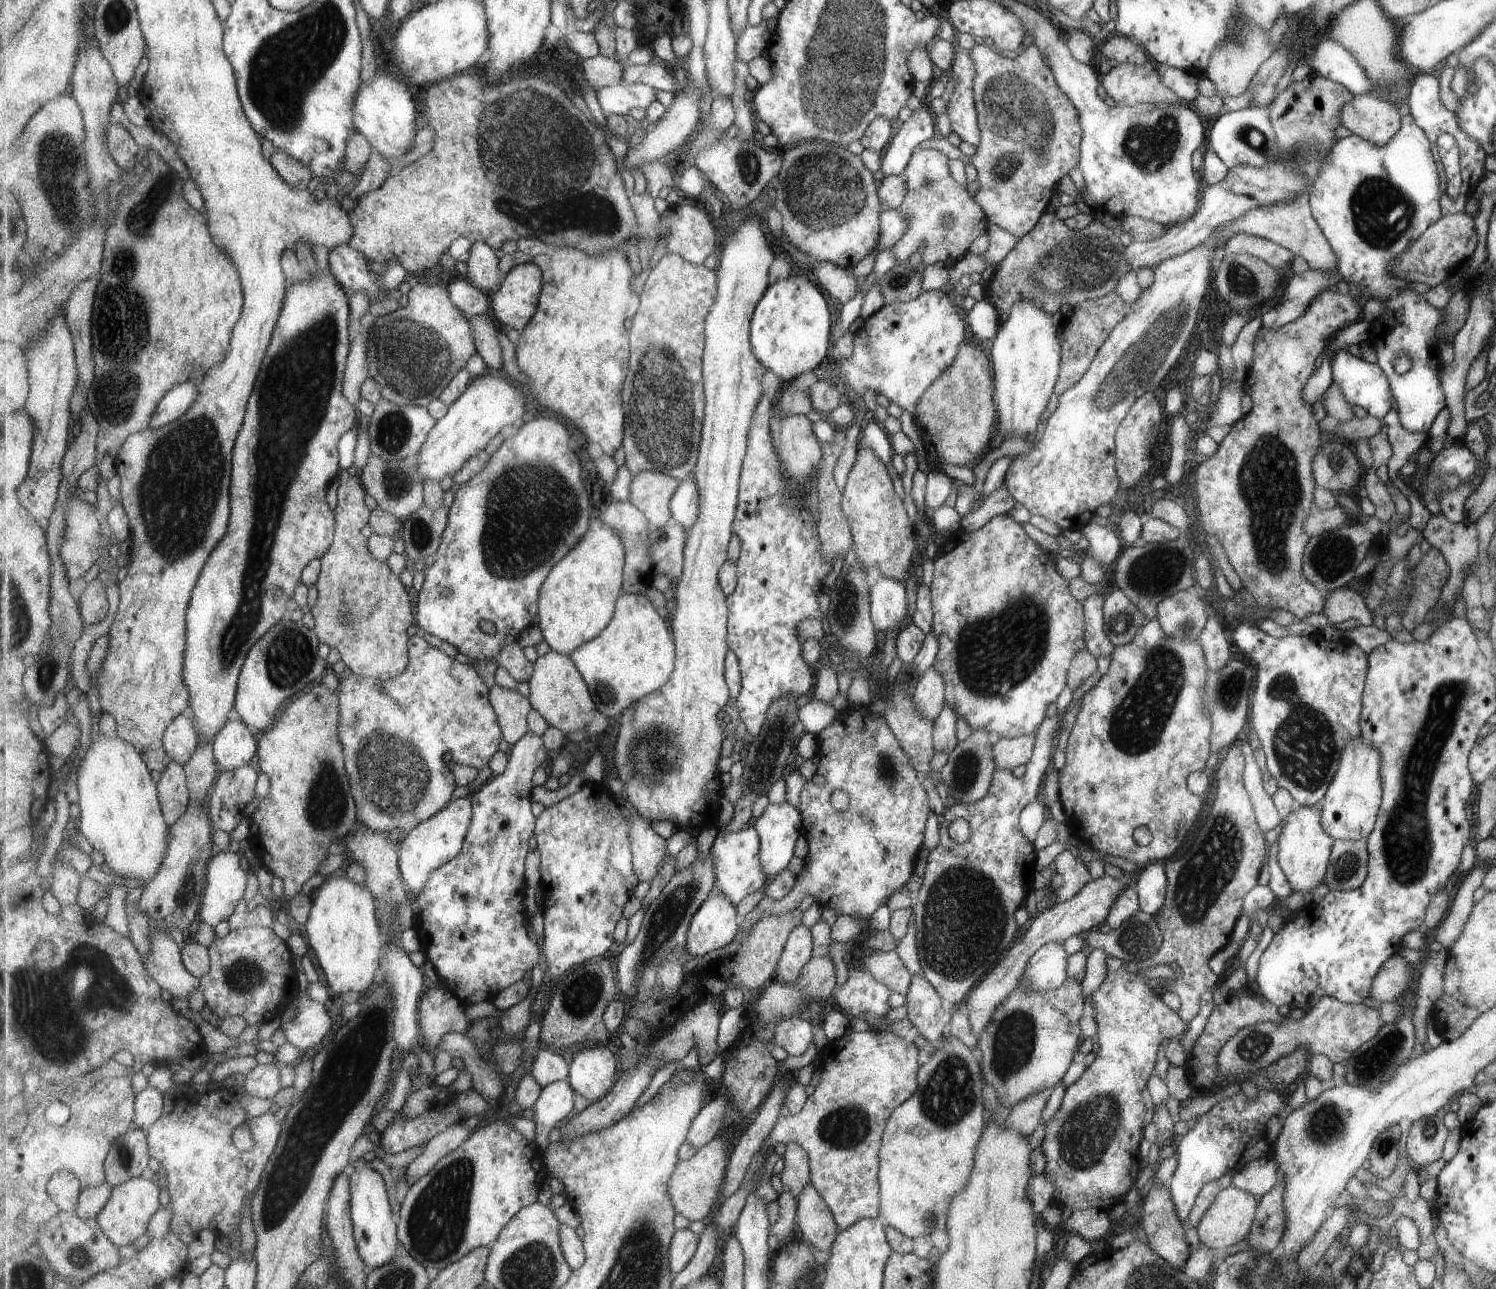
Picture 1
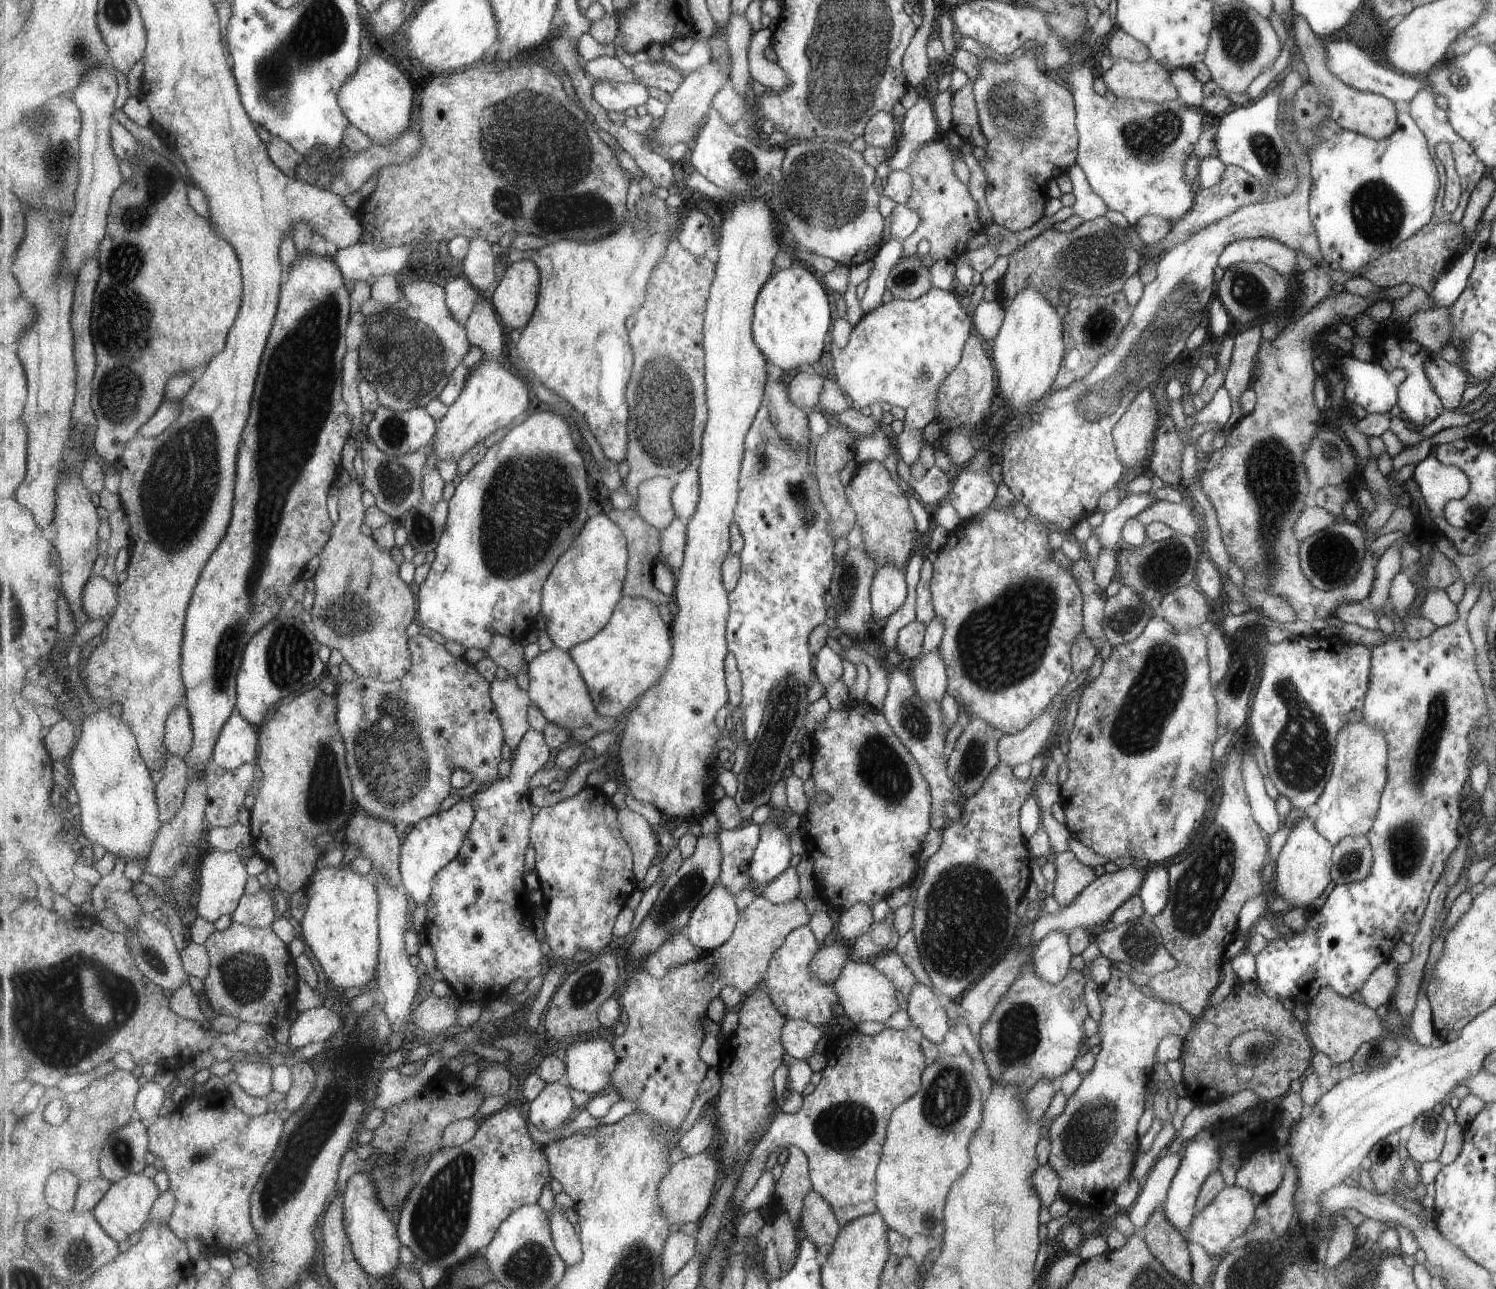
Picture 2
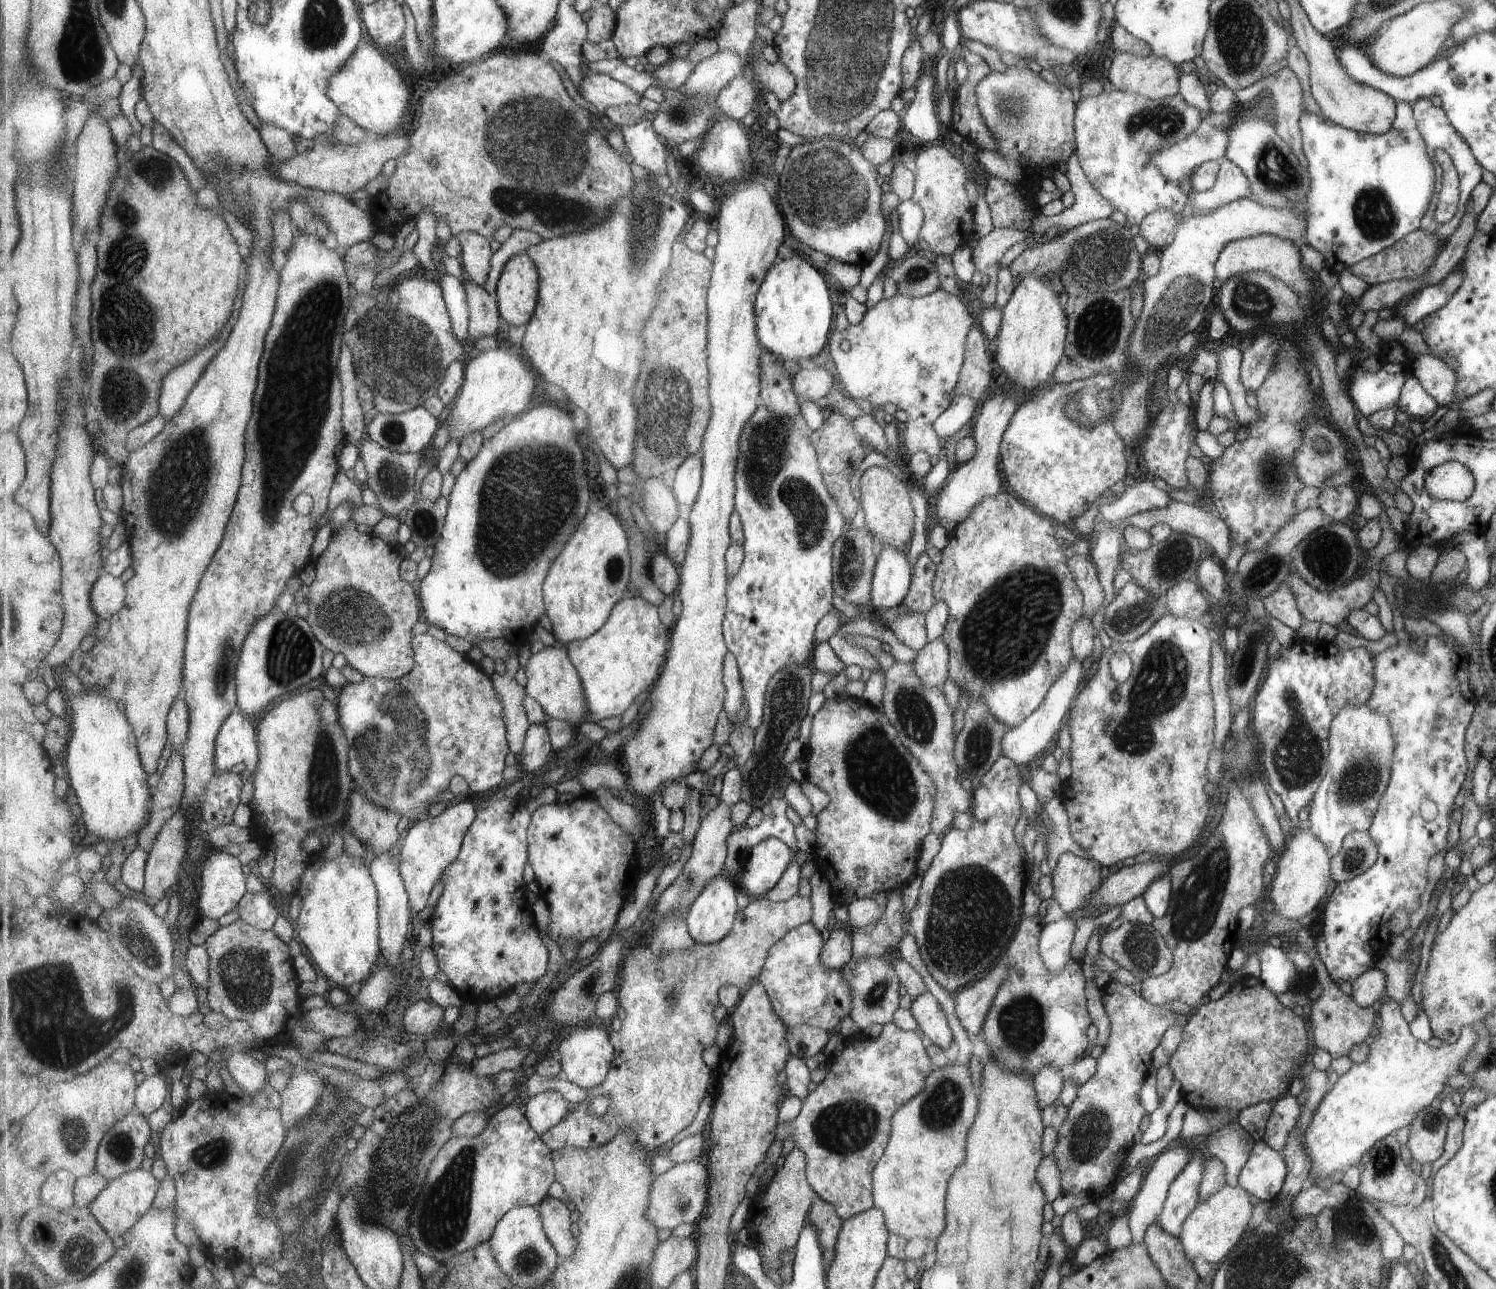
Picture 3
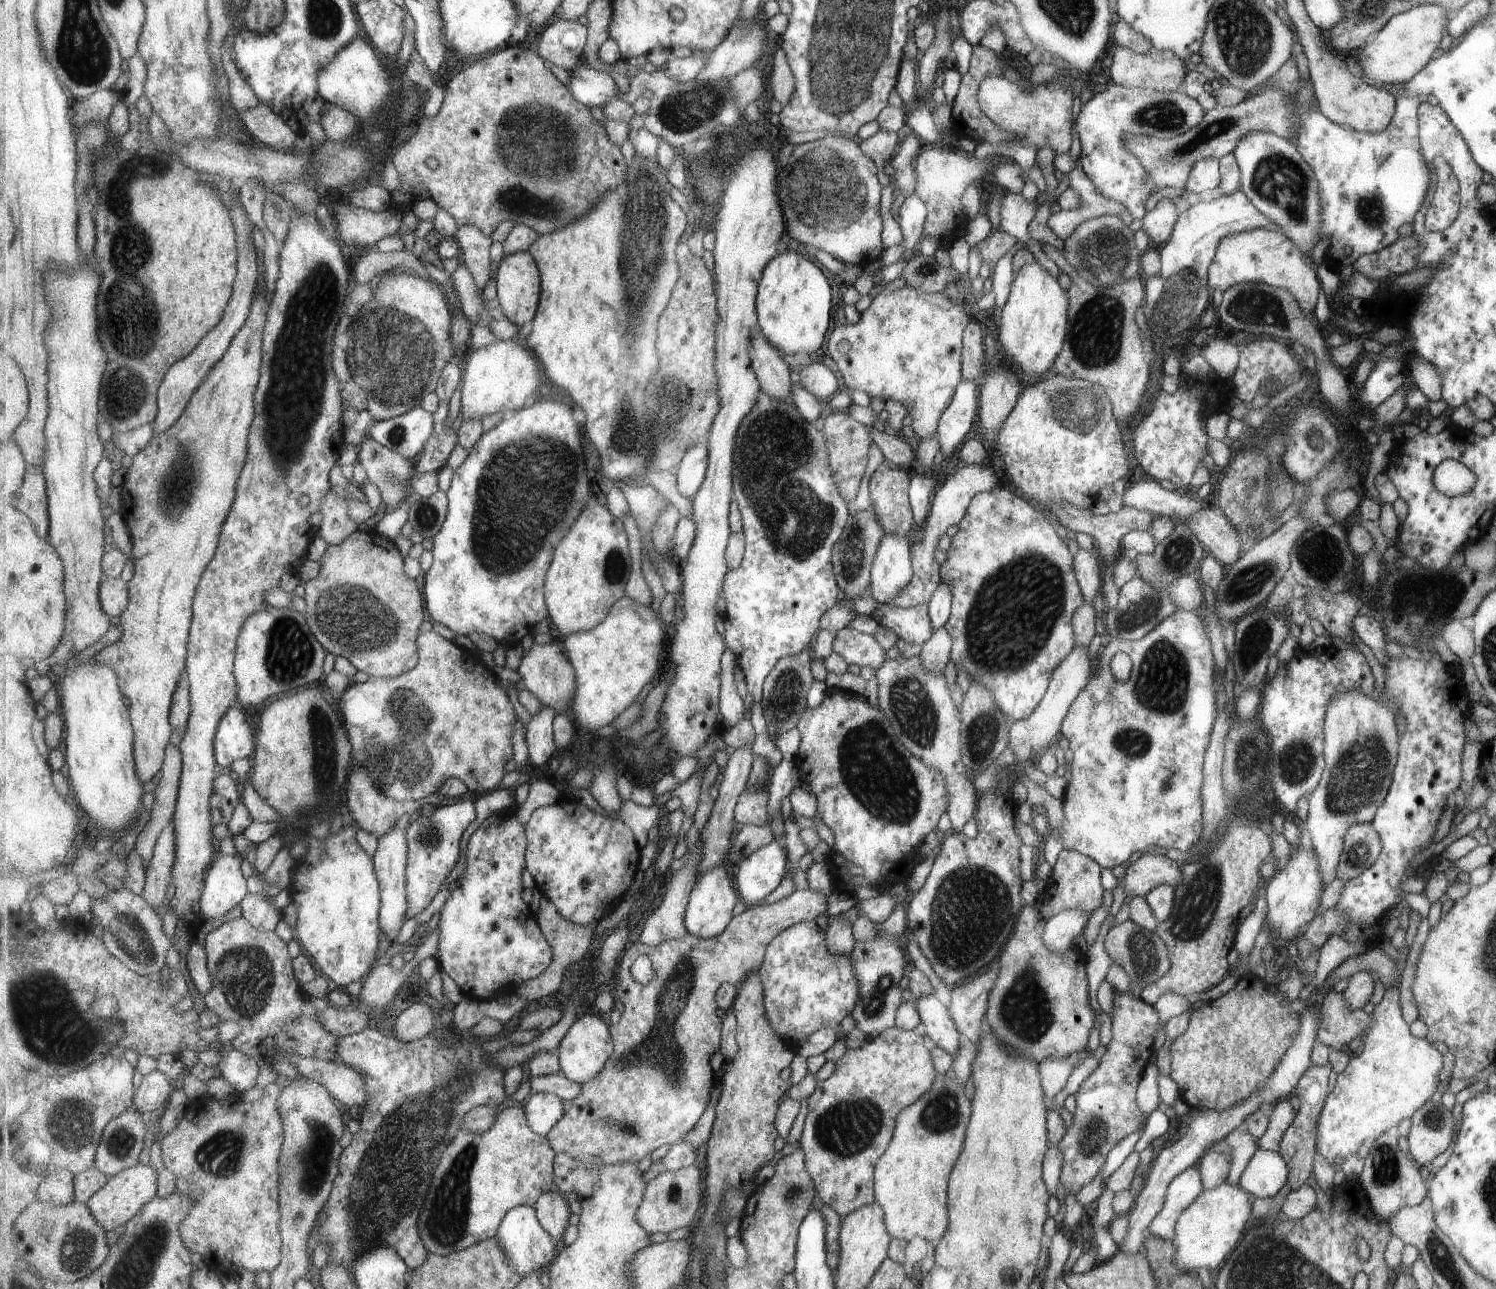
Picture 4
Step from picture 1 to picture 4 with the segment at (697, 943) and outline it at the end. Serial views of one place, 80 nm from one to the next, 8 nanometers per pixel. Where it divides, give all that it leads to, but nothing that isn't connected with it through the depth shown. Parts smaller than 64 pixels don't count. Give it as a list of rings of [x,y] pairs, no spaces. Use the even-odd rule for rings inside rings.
[[[719,865],[697,880],[697,884],[690,894],[690,903],[686,910],[686,927],[689,932],[704,939],[719,936],[725,932],[736,915],[734,910],[737,902],[739,902],[737,890],[727,874],[727,868]]]

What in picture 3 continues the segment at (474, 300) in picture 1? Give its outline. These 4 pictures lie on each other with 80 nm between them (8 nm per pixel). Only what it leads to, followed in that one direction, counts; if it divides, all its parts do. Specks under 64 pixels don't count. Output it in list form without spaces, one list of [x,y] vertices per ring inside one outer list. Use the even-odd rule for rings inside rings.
[[[448,275],[444,278],[441,286],[444,288],[444,295],[452,318],[454,332],[461,340],[468,343],[470,327],[470,306],[466,293],[465,280]]]

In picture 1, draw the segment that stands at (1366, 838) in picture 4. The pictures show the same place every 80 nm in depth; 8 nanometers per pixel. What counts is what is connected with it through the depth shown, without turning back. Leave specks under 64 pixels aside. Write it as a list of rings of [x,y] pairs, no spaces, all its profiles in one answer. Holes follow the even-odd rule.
[[[1366,838],[1333,842],[1325,870],[1324,884],[1330,890],[1352,890],[1362,886],[1368,873]]]

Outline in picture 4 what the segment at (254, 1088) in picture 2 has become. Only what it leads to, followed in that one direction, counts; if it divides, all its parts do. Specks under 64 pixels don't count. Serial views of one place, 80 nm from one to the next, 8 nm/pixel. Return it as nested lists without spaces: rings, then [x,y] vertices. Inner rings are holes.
[[[235,1048],[228,1053],[222,1053],[217,1066],[221,1070],[222,1077],[236,1088],[238,1094],[251,1090],[257,1084],[261,1072],[255,1057],[250,1057]]]

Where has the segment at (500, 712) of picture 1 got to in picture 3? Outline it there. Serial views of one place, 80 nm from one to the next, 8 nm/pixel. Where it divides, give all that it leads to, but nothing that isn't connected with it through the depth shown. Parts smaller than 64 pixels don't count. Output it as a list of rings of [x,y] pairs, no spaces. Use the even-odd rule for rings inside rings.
[[[513,655],[506,660],[507,668],[503,674],[494,673],[491,677],[501,704],[504,707],[504,719],[508,728],[510,750],[518,758],[525,746],[526,734],[532,725],[528,719],[524,702],[528,695],[526,687],[515,679],[515,674],[522,665],[521,655]]]

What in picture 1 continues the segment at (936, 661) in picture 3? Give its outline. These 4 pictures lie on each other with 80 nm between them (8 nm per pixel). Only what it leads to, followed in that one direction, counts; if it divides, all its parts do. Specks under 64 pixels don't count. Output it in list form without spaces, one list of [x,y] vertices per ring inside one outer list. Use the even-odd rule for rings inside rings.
[[[934,664],[927,666],[921,674],[914,676],[913,706],[917,706],[919,714],[934,722],[944,706],[945,682],[941,674],[935,670]]]

